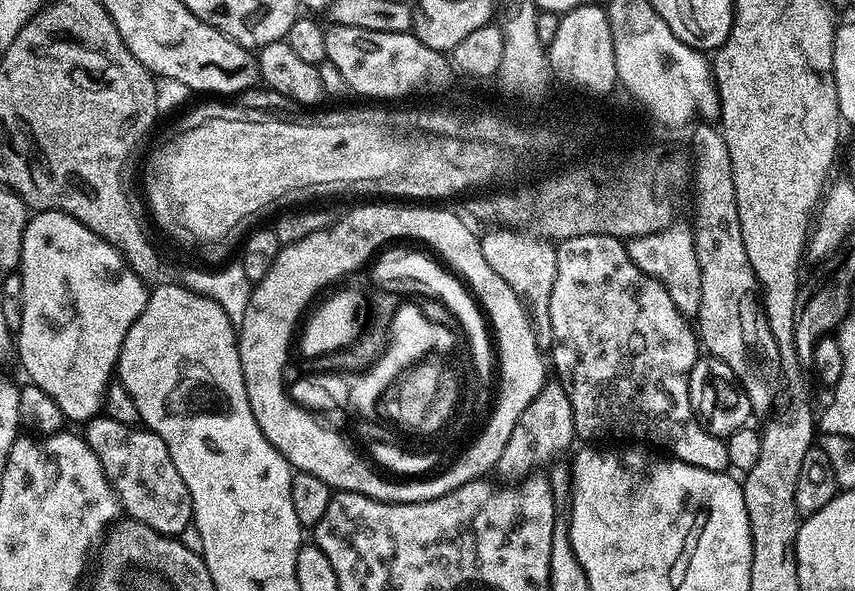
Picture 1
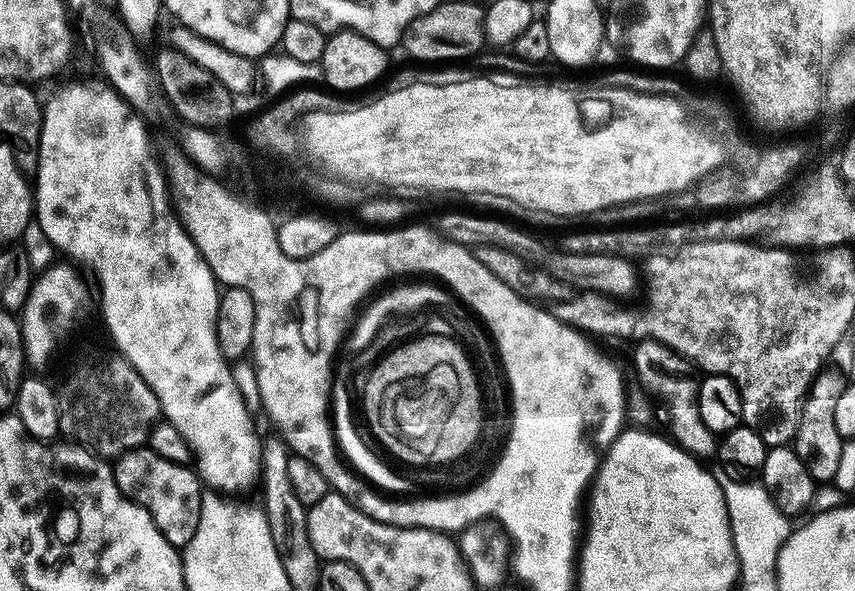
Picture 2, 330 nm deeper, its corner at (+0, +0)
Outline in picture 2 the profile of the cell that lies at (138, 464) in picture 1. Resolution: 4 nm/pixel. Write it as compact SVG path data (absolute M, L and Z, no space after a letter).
M147 446L115 457L114 471L118 490L122 490L124 497L142 506L142 510L154 518L154 526L162 530L162 538L166 538L166 542L183 550L190 538L194 538L194 530L198 530L198 518L202 514L205 489L199 475L188 464L169 462Z

